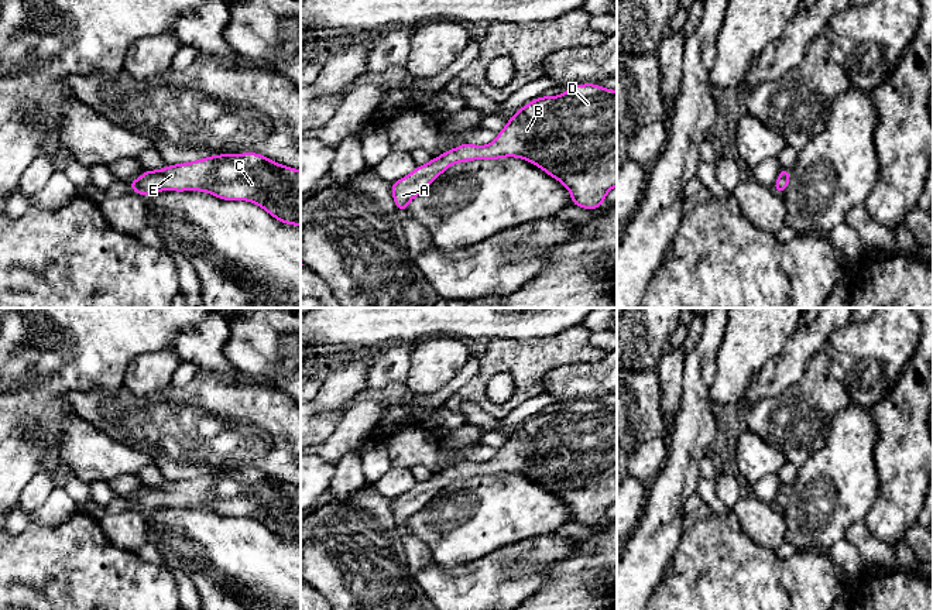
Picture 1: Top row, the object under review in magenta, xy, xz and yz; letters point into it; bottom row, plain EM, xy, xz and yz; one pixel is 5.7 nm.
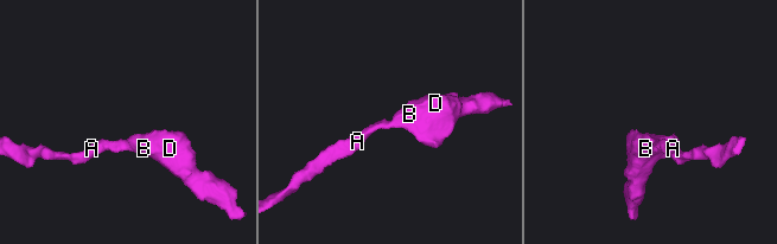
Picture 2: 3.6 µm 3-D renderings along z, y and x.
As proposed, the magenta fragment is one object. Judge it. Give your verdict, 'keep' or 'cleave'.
keep

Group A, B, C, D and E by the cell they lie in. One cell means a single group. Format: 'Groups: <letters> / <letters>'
Groups: A B C D E

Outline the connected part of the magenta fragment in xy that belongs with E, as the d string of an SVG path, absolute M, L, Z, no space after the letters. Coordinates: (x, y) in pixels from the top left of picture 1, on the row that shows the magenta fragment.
M258 152L210 155L199 161L167 165L159 171L144 169L137 181L127 184L143 198L159 191L202 191L223 201L248 201L282 223L301 226L301 171Z

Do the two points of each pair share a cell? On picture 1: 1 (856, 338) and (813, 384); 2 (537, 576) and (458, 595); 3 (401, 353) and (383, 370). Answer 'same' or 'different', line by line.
1: different
2: same
3: same

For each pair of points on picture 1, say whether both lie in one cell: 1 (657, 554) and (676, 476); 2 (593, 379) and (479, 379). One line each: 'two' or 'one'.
1: one
2: two

